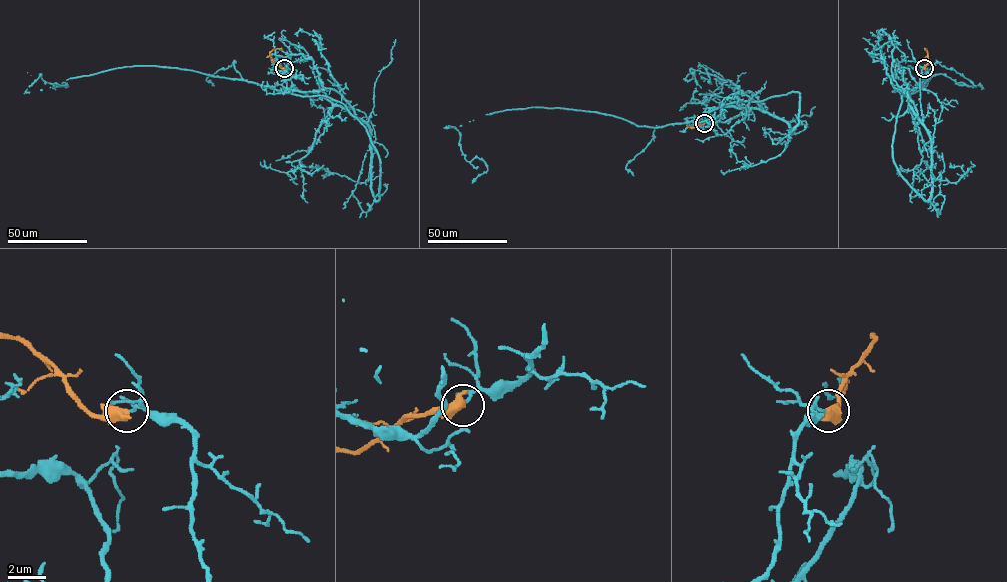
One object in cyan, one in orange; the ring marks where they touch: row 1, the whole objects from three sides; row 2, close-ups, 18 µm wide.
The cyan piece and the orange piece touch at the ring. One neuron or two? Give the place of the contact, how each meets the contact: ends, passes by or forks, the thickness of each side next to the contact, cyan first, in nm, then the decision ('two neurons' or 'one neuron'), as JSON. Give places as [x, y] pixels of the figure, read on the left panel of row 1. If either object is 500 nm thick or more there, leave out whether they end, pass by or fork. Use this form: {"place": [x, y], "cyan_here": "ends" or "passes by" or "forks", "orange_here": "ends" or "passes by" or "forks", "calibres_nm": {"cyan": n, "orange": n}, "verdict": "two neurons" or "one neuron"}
{"place": [284, 68], "calibres_nm": {"cyan": 110, "orange": 600}, "verdict": "two neurons"}

